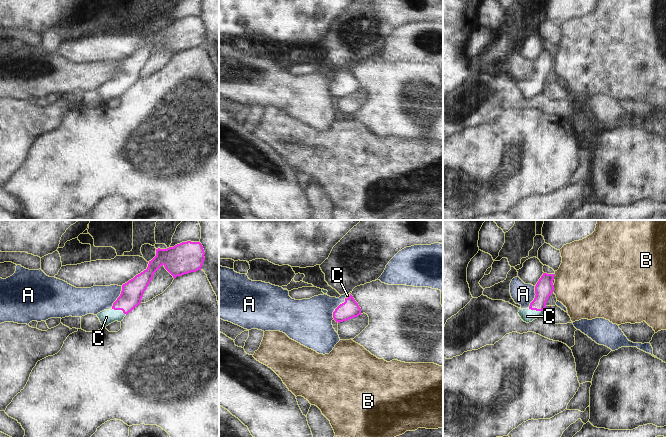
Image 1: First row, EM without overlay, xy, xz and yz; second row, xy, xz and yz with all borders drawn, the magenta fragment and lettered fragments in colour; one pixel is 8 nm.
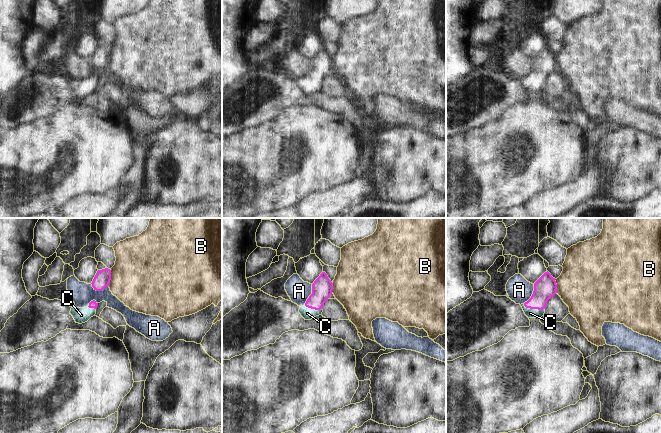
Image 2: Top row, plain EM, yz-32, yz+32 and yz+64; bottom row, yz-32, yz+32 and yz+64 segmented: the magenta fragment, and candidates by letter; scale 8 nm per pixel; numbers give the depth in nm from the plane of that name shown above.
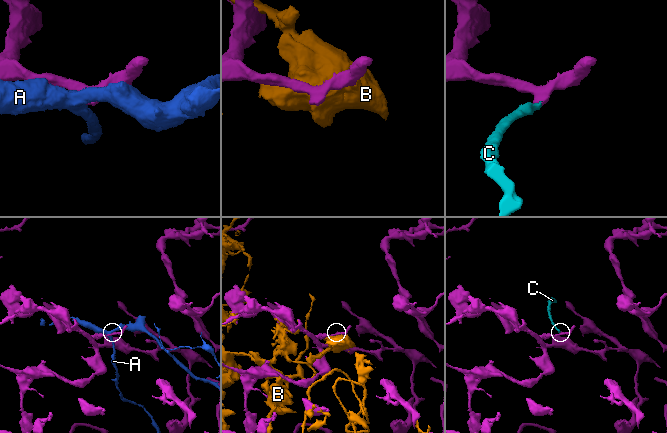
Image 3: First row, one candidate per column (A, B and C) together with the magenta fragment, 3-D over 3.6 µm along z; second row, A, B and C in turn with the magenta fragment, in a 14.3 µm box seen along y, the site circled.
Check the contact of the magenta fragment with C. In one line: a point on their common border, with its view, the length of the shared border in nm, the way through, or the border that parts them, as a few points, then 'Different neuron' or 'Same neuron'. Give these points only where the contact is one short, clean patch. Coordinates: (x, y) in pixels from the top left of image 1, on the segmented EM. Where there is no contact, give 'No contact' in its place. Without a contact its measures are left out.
Touches magenta at xy (119, 309). Shared border 130 nm. Path across: xy (132, 292), (129, 299), (119, 309), (114, 314), (106, 317). Same neuron

